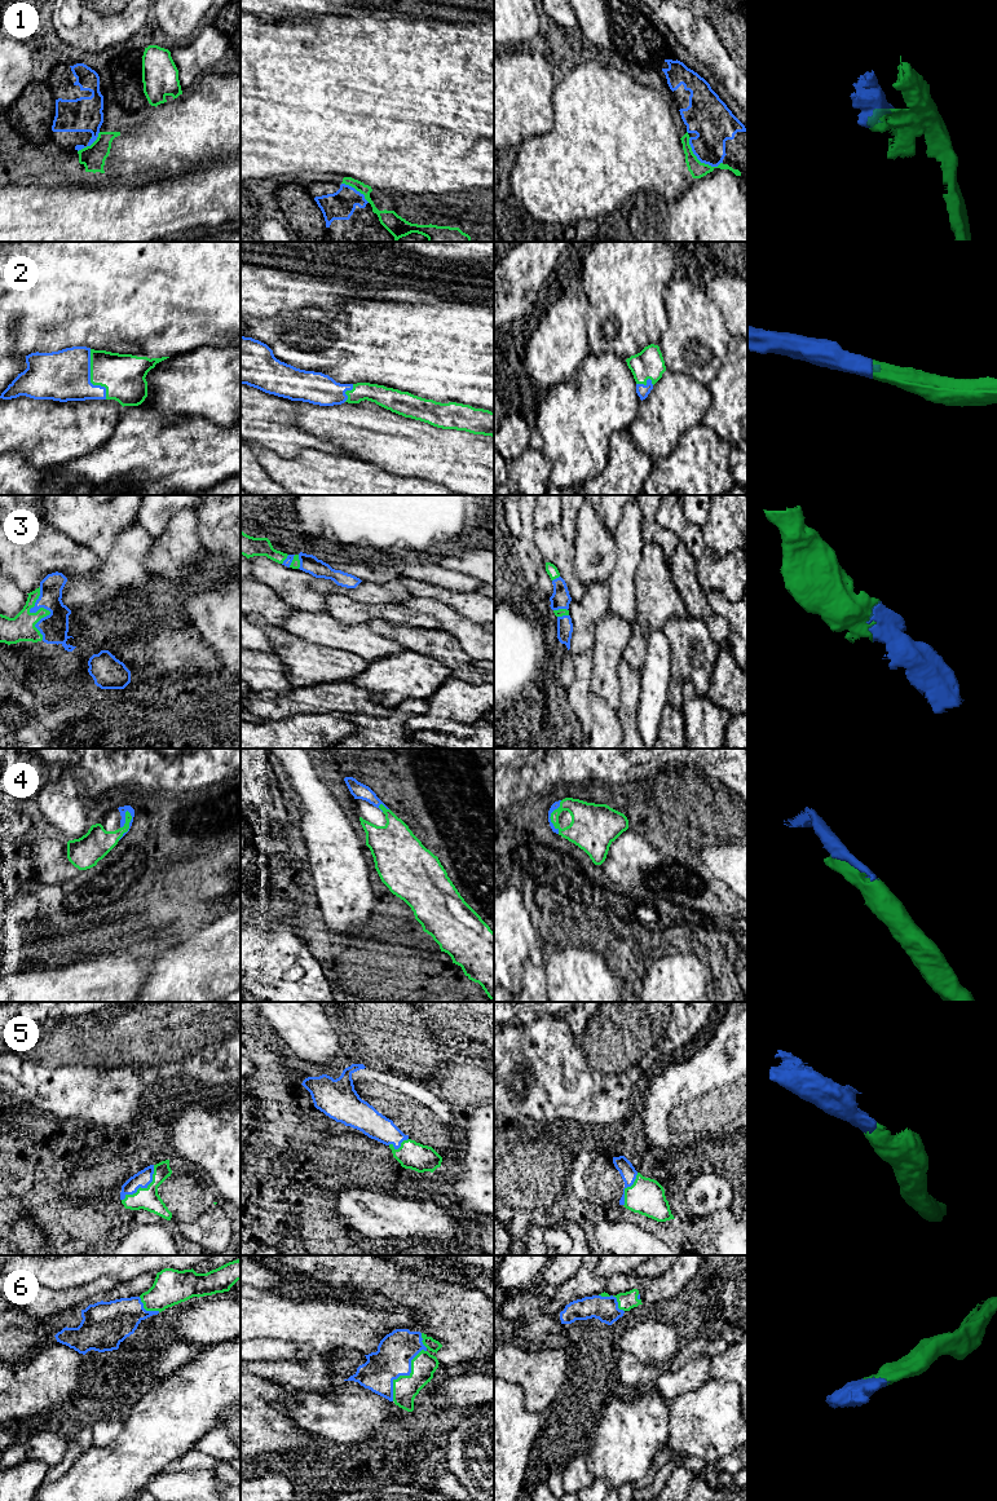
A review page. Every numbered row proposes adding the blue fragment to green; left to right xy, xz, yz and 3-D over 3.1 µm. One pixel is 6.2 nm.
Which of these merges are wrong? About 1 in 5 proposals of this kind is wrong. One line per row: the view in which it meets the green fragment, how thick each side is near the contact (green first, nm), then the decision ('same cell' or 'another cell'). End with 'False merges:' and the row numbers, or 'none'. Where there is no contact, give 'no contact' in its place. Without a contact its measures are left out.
1: contact in yz; calibres 100 and 260 nm; another cell
2: contact in xy; calibres 280 and 320 nm; same cell
3: contact in xy; calibres 160 and 170 nm; same cell
4: contact in xy; calibres 180 and 50 nm; same cell
5: contact in xy; calibres 140 and 100 nm; same cell
6: contact in xz; calibres 160 and 220 nm; same cell
False merges: 1

